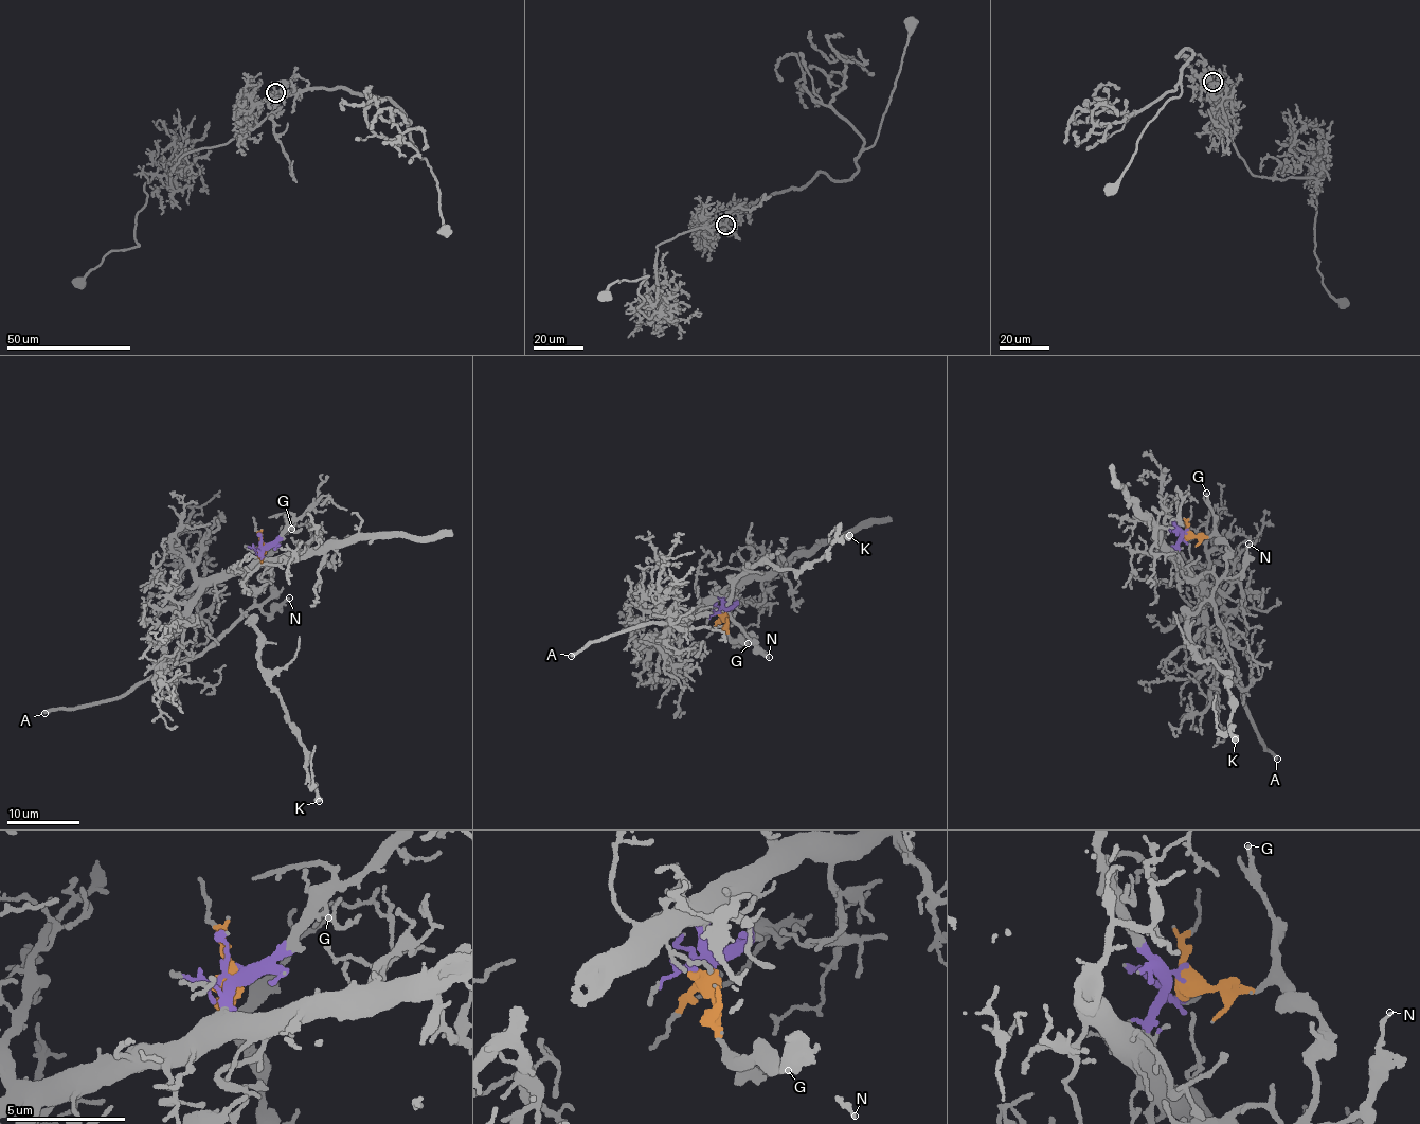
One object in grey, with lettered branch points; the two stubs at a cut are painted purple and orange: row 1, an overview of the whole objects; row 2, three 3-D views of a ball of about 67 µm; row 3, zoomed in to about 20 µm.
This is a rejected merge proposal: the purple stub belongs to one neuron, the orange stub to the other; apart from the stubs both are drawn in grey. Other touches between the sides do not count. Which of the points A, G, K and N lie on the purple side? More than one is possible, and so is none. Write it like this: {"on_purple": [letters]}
{"on_purple": []}

